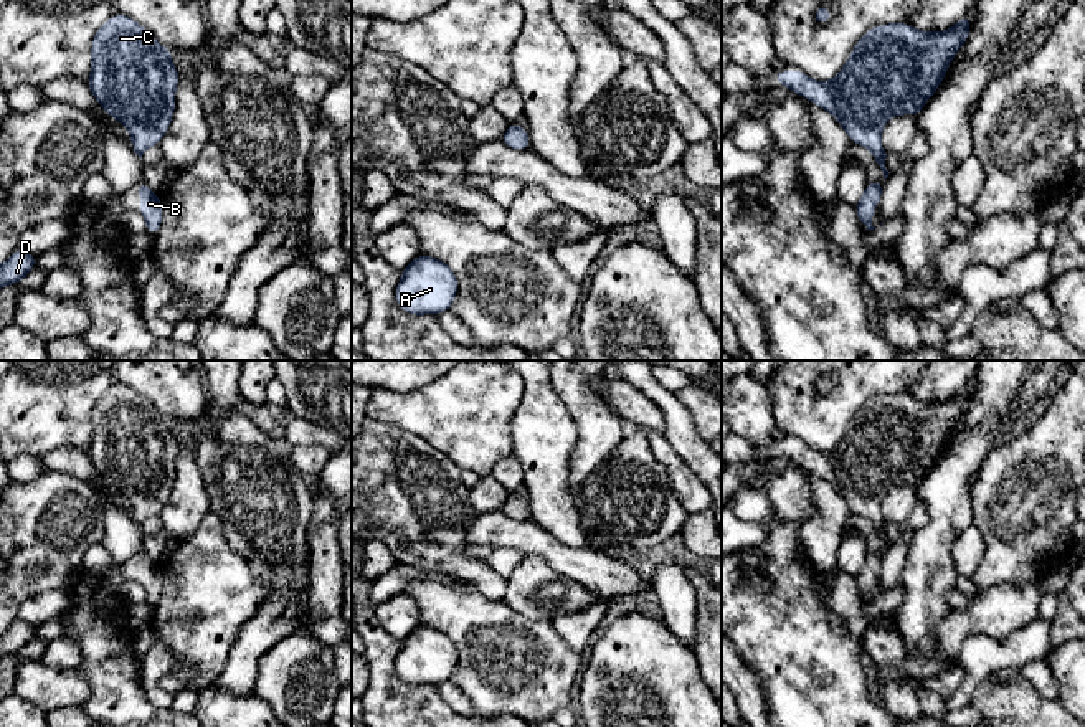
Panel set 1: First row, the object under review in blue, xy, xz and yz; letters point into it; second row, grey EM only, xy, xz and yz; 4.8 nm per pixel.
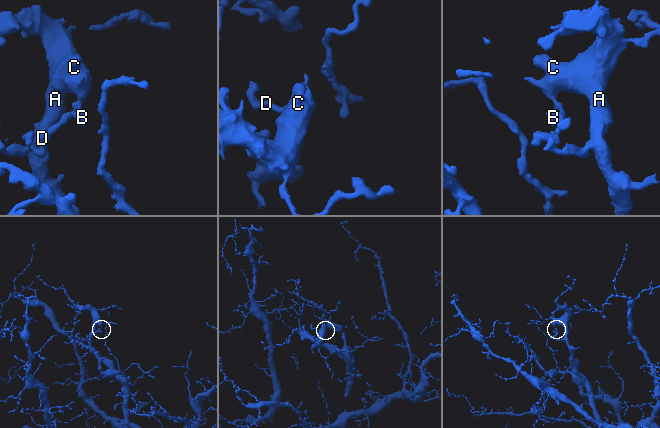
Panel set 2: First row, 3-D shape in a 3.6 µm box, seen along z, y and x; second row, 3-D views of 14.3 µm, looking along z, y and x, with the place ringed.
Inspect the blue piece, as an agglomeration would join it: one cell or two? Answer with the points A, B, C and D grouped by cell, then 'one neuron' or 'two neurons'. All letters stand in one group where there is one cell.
groups A B C D; one neuron

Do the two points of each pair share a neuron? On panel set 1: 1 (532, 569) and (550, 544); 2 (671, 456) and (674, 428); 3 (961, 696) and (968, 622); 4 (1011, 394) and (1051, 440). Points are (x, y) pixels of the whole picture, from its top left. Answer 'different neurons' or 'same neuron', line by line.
1: different neurons
2: different neurons
3: different neurons
4: different neurons

